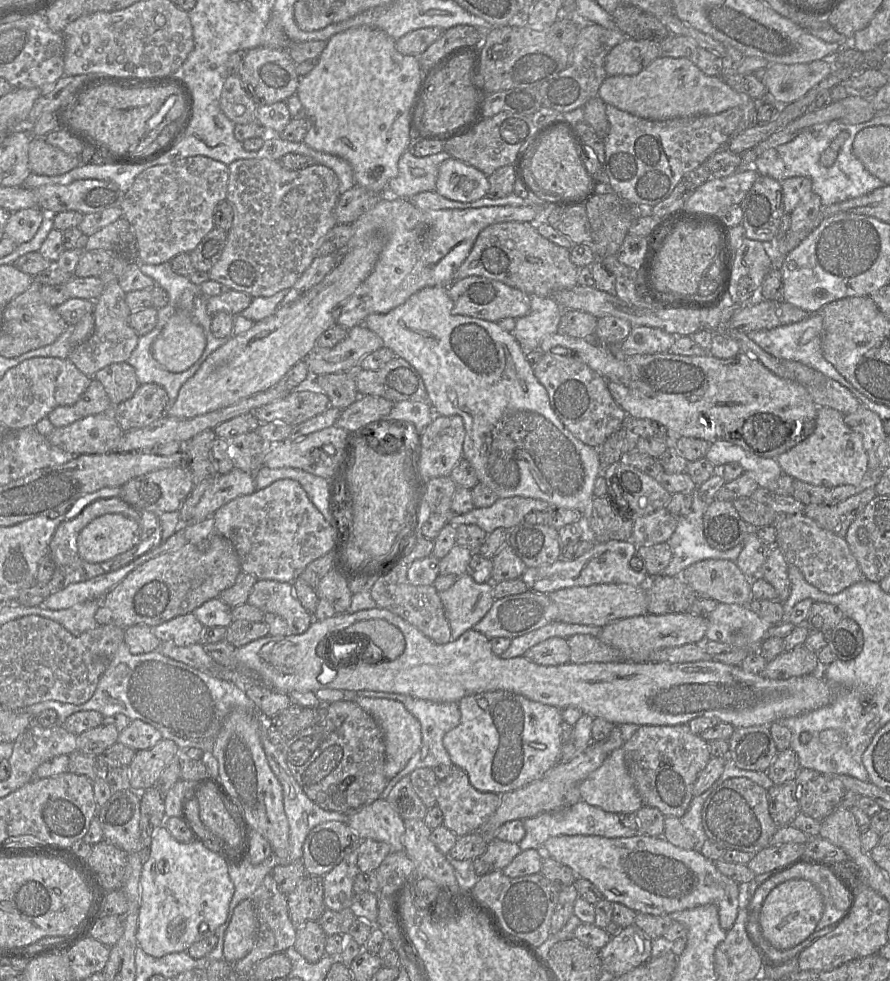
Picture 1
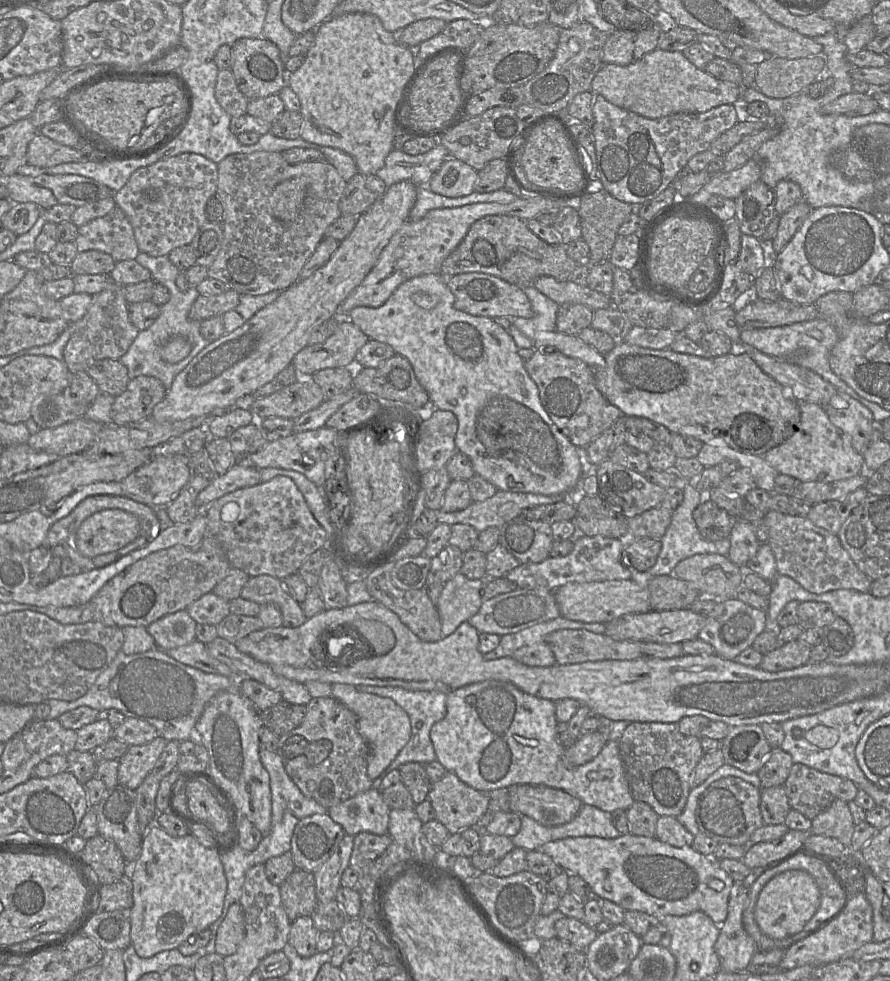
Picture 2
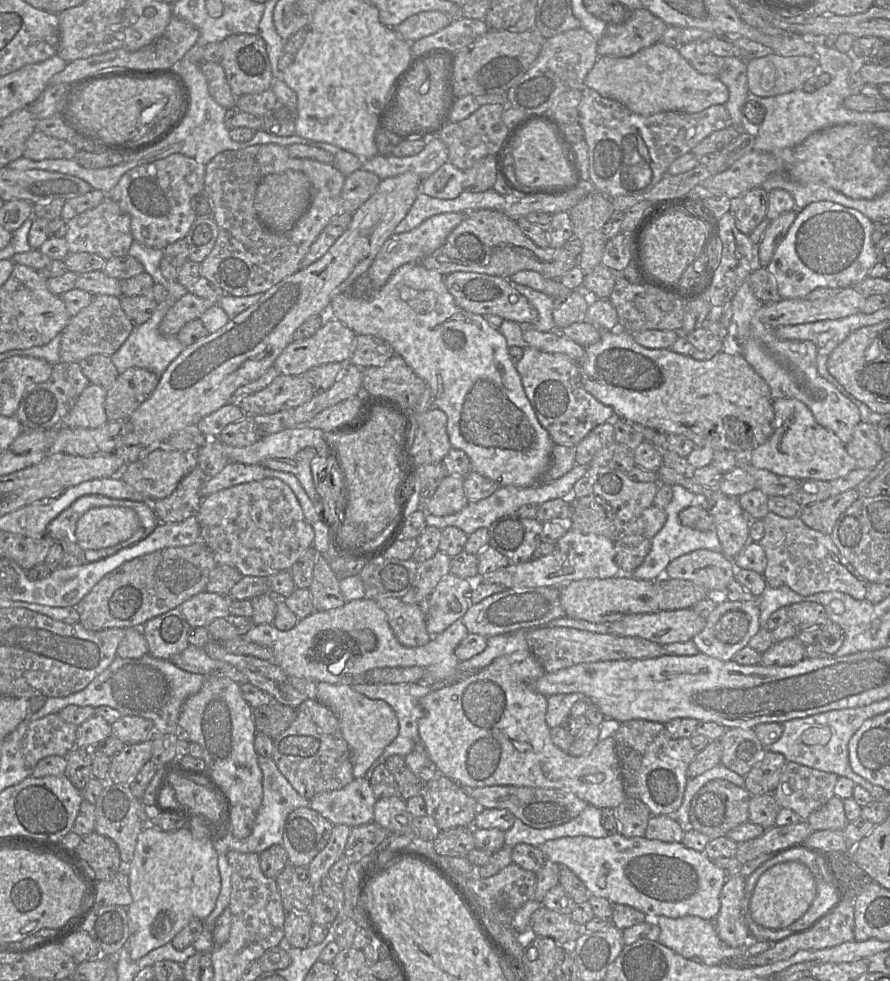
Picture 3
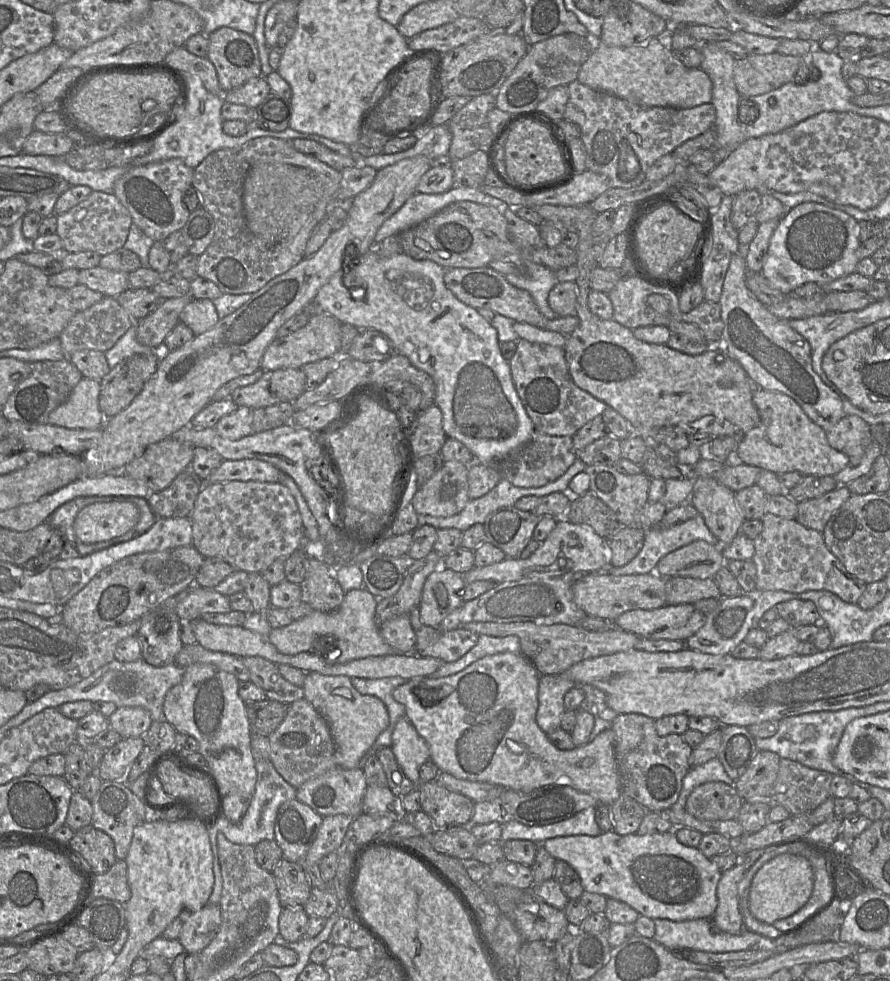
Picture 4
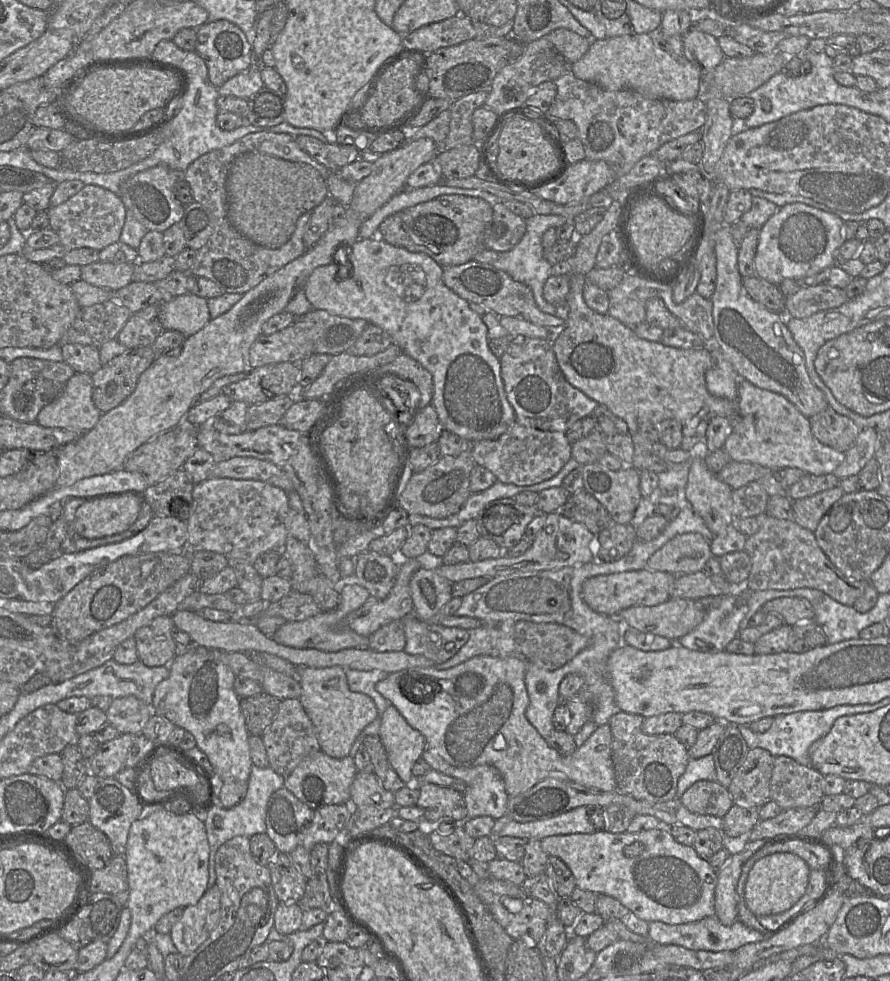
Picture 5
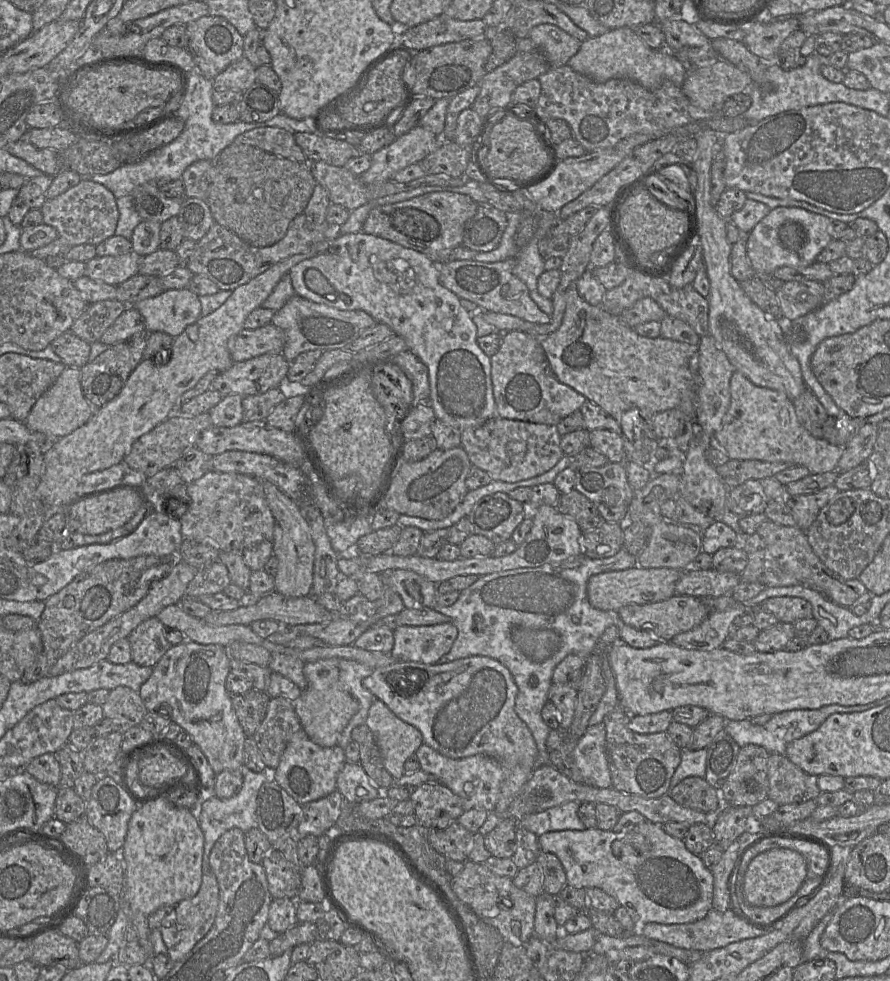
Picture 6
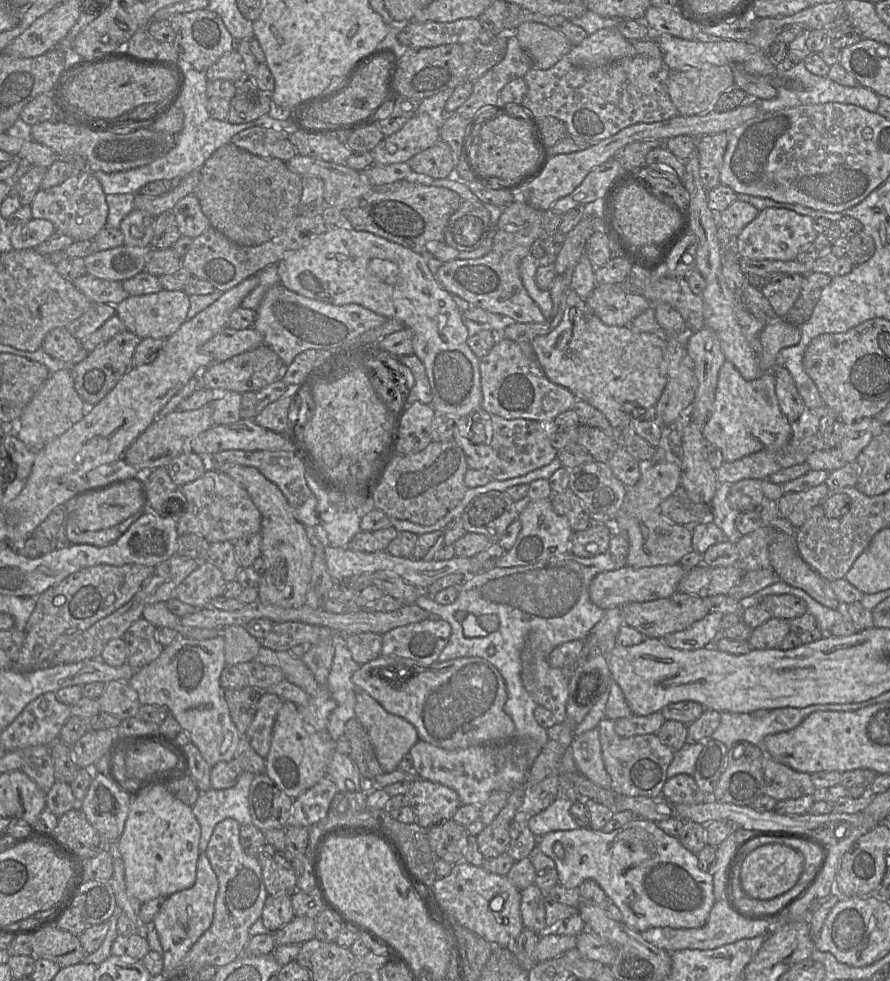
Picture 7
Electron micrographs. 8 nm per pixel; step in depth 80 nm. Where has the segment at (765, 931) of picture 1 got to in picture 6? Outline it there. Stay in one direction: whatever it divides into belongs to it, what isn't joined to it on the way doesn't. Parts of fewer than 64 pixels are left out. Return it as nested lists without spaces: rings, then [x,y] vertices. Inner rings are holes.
[[[770,849],[757,855],[748,865],[744,877],[743,897],[749,909],[761,912],[762,907],[774,907],[792,898],[806,880],[808,867],[803,858],[789,849]]]

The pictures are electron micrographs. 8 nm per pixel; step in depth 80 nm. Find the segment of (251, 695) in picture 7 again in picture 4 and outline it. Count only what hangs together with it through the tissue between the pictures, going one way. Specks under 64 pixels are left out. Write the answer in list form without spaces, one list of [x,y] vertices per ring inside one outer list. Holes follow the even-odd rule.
[[[268,698],[246,703],[251,734],[255,733],[268,737],[283,722],[289,706],[290,704]]]

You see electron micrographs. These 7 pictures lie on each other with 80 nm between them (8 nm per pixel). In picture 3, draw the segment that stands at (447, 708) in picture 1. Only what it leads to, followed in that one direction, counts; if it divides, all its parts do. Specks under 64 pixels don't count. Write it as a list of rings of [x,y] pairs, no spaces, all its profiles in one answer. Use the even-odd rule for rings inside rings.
[[[443,680],[442,682],[436,683],[359,683],[351,685],[355,691],[367,697],[381,699],[388,703],[395,711],[399,721],[398,736],[389,746],[386,747],[382,756],[374,765],[384,764],[385,760],[392,755],[405,757],[411,753],[415,745],[420,741],[418,722],[425,715],[421,699],[429,693],[441,689],[452,681],[454,680]]]

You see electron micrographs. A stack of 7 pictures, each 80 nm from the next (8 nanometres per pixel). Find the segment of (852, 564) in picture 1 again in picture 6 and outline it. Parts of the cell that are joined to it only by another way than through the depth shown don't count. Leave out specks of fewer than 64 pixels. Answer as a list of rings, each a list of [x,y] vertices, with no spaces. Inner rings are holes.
[[[766,519],[754,533],[743,535],[741,548],[748,558],[747,566],[740,575],[741,581],[760,583],[766,588],[806,586],[848,608],[868,591],[859,579],[844,579],[827,568],[811,548],[805,531],[798,526],[784,526]]]

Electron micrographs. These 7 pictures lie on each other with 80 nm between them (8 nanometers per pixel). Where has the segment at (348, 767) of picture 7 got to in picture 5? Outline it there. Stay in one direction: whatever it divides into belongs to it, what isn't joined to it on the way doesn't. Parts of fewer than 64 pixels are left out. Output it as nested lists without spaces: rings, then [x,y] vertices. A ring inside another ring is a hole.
[[[358,772],[350,788],[350,800],[357,807],[395,807],[394,792],[385,790],[374,773]]]

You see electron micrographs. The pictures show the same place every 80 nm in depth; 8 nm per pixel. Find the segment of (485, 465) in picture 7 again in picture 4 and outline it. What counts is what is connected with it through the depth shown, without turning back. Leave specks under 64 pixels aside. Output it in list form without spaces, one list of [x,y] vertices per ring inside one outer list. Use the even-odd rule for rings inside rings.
[[[536,431],[527,444],[493,466],[496,467],[501,478],[515,486],[540,487],[562,476],[576,459],[572,437],[551,436]]]

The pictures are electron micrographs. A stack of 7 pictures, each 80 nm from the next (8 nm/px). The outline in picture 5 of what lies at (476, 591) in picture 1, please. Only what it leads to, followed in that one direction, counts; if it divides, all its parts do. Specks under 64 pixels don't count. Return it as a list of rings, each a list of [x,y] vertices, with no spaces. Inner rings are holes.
[[[421,568],[410,580],[413,613],[422,621],[429,621],[453,597],[452,582],[434,569]]]

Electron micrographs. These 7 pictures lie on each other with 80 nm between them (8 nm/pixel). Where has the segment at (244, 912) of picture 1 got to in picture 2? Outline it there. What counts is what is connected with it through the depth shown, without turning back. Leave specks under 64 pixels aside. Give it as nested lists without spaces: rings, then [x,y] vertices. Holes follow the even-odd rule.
[[[232,904],[215,935],[215,953],[223,957],[234,954],[245,936],[245,918],[242,906]]]

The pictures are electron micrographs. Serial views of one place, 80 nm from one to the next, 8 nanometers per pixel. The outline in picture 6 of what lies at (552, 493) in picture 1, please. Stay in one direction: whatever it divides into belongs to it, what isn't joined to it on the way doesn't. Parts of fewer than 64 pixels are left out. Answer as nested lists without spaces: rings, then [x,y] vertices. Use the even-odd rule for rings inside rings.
[[[362,231],[347,233],[330,241],[326,251],[292,267],[288,276],[298,296],[339,310],[363,310],[377,323],[388,325],[395,335],[403,338],[409,351],[428,368],[429,404],[437,419],[462,432],[467,427],[478,427],[497,417],[491,359],[477,344],[477,327],[472,314],[462,307],[455,293],[439,283],[439,266],[426,255]]]

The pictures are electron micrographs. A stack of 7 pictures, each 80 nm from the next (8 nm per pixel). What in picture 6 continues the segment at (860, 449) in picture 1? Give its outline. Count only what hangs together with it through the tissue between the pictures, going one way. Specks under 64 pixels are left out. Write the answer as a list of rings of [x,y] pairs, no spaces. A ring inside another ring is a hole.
[[[736,370],[730,380],[730,393],[731,403],[729,409],[723,417],[721,428],[713,435],[714,443],[730,459],[789,462],[807,467],[810,474],[833,472],[837,469],[844,448],[813,436],[800,422],[793,401],[784,392],[757,386],[744,374]]]

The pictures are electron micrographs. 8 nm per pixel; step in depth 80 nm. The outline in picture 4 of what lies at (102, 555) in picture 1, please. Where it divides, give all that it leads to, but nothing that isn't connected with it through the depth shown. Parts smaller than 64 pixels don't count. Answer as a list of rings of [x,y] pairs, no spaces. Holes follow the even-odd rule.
[[[131,502],[90,504],[77,514],[74,533],[86,544],[110,540],[130,531],[137,524],[136,514],[136,505]]]

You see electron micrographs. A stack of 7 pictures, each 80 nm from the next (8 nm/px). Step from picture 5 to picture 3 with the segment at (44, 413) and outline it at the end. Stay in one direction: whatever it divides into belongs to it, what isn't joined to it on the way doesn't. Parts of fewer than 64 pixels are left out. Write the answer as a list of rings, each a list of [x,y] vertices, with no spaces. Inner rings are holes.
[[[90,383],[63,417],[60,427],[94,429],[103,426],[108,421],[105,399],[106,389]]]

